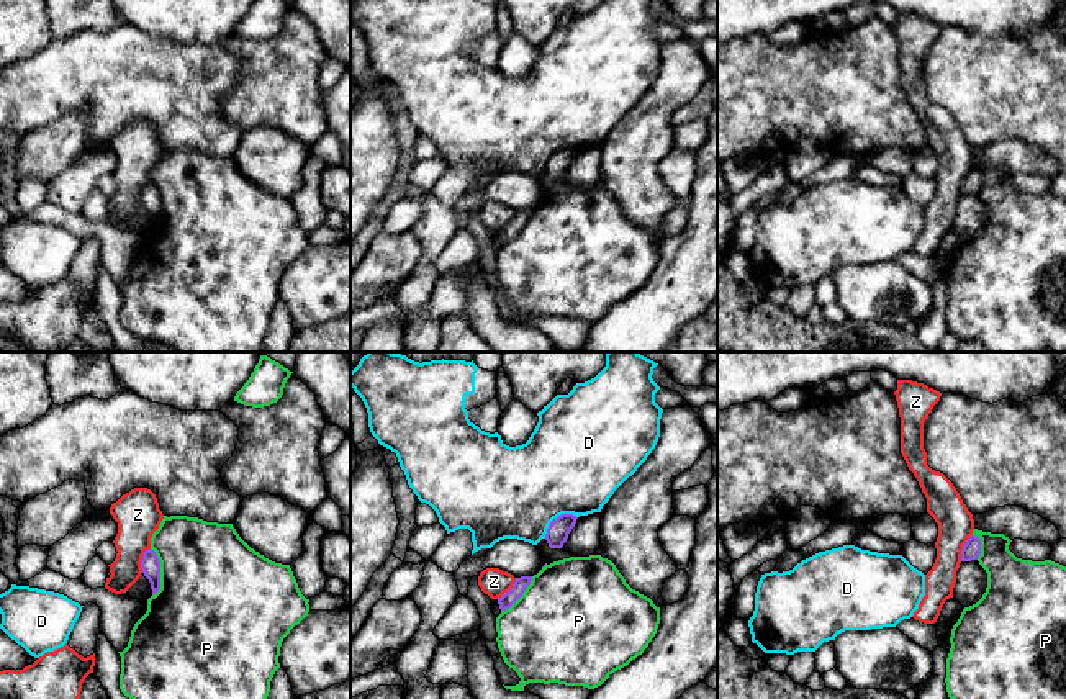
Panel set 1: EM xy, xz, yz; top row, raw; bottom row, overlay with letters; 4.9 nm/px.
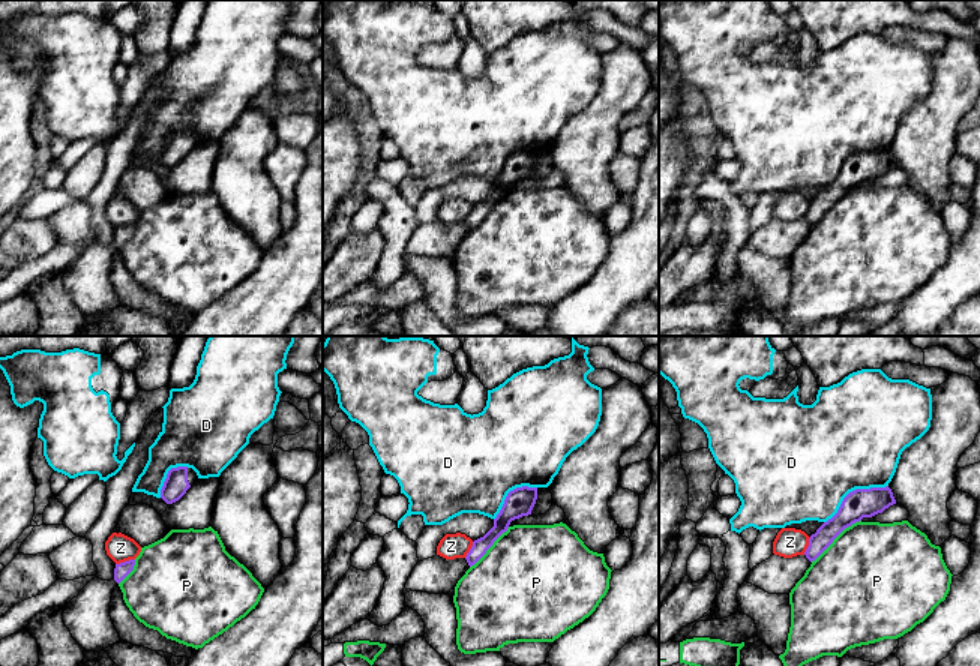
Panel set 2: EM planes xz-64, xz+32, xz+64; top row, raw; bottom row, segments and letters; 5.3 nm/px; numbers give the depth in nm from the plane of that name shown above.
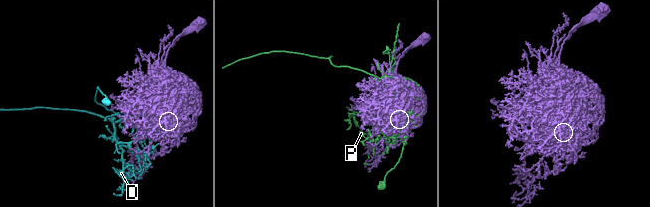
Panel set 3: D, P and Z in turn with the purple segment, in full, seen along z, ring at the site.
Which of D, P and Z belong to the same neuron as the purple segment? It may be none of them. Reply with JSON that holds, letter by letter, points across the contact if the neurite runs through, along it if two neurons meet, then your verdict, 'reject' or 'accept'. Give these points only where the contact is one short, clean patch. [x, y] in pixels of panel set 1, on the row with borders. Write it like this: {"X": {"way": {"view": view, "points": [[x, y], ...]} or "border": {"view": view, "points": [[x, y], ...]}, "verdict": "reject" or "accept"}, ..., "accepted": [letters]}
{"D": {"verdict": "reject"}, "P": {"verdict": "reject"}, "Z": {"border": {"view": "xy", "points": [[149, 547], [143, 555], [141, 572]]}, "verdict": "reject"}, "accepted": []}

